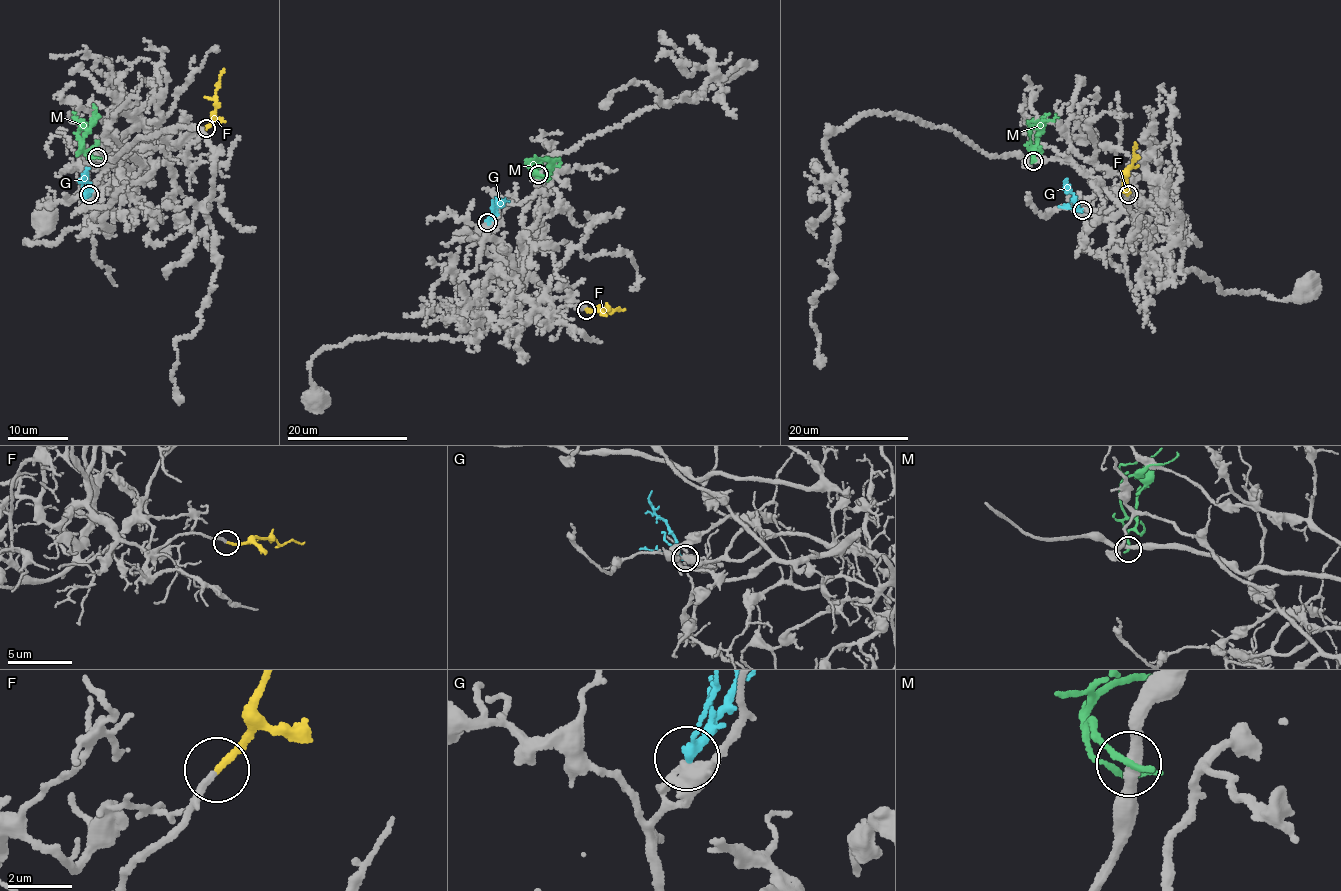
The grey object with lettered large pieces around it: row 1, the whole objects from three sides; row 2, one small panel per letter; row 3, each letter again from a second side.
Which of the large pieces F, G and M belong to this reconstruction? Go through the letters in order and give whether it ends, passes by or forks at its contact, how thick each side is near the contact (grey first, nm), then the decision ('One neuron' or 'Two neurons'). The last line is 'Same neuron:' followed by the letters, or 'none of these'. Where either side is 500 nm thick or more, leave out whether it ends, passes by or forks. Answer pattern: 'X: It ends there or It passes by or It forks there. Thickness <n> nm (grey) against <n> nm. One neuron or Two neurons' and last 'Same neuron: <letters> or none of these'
F: It ends there. Thickness 200 nm (grey) against 200 nm. One neuron
G: It passes by. Thickness 460 nm (grey) against 220 nm. Two neurons
M: It ends there. Thickness 320 nm (grey) against 240 nm. Two neurons
Same neuron: F

